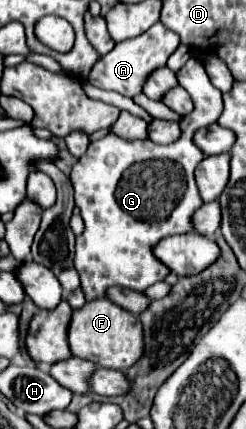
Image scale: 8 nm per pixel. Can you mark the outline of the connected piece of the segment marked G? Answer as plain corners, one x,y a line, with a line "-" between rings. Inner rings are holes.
190,57
186,61
186,65
176,73
178,75
178,83
192,95
194,101
194,111
184,115
178,123
180,123
180,137
170,143
170,145
156,145
152,141
144,141
144,139
122,139
116,133
108,133
98,141
92,141
86,155
82,155
78,159
78,163
72,167
70,173
70,181
74,187
74,201
76,207
80,207
82,211
82,219
84,219
84,230
82,236
76,237
74,267
80,273
80,281
86,293
86,301
90,299
98,299
104,297
108,287
128,287
134,291
144,291
146,287
162,281
170,271
166,265
158,263
152,255
152,247
168,235
176,235
176,233
188,233
192,231
190,225
190,217
192,213
204,203
196,181
194,181
194,169
200,163
200,159
204,159
202,151
198,151
198,147
194,147
192,135
198,127
208,127
210,123
218,121
218,115
222,113
222,93
210,83
206,71
204,71
204,63
198,57
-
104,211
110,211
108,215
108,223
104,219

